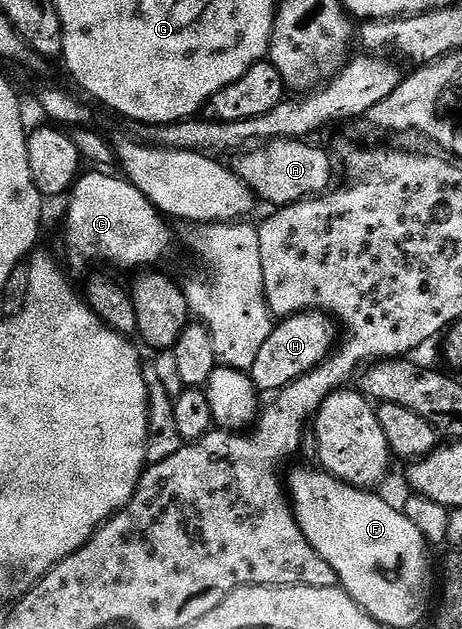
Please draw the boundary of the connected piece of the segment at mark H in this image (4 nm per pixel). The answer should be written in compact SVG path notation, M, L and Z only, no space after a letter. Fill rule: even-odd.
M300 311L298 315L284 316L259 349L255 365L251 365L247 374L258 392L276 393L317 368L327 356L333 354L338 342L338 324L332 315L326 315L324 311Z

